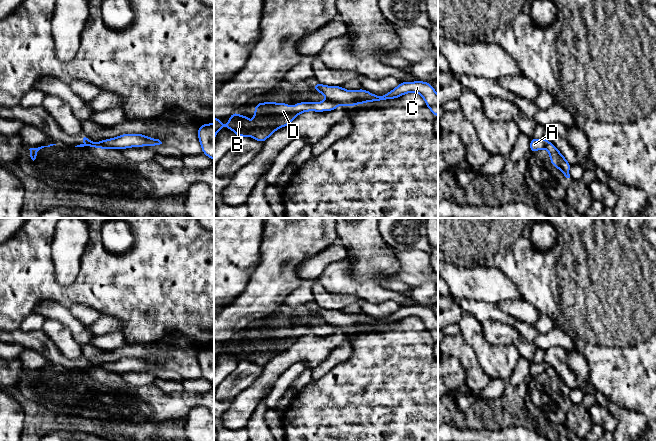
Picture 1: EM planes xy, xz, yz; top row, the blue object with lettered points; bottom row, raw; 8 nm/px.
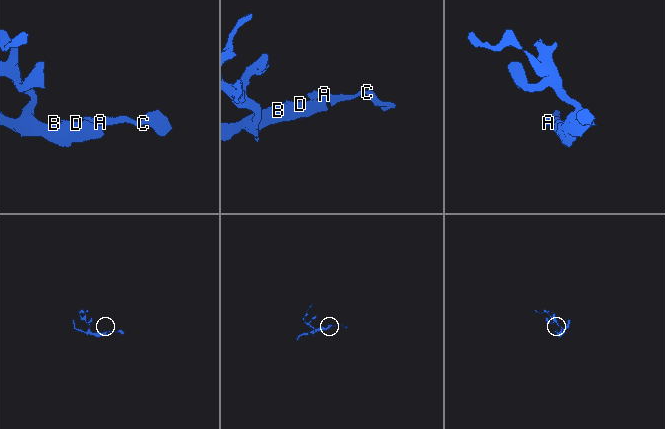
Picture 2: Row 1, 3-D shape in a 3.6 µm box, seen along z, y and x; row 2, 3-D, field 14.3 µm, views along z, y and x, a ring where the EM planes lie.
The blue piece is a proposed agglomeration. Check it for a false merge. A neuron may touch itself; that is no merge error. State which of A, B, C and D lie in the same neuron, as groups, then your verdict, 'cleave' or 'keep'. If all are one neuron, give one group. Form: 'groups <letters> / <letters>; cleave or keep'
groups A C / B D; cleave

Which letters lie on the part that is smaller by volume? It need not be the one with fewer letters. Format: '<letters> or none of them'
A, C

